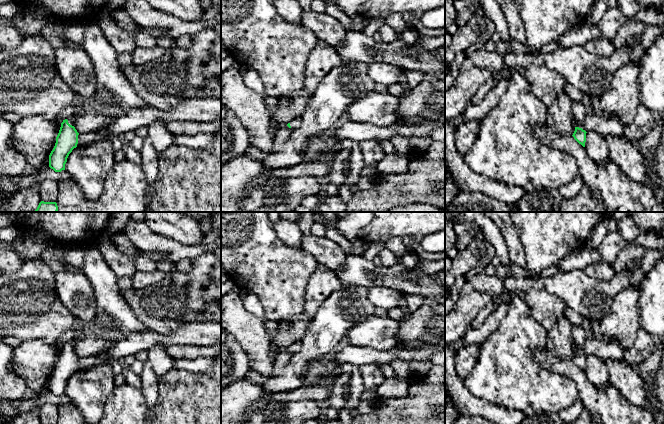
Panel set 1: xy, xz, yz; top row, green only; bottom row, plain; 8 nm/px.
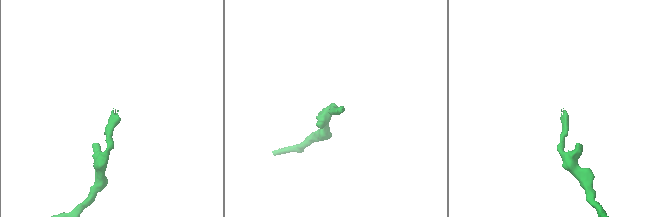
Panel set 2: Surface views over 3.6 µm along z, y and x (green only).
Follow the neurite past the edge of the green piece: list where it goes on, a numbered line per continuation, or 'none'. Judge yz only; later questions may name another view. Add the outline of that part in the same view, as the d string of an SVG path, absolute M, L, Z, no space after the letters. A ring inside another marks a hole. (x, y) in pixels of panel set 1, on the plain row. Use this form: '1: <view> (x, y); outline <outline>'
1: yz (579, 333); outline M572 325L571 333L574 340L574 345L579 352L582 351L582 344L589 335L589 332L584 328L584 326Z

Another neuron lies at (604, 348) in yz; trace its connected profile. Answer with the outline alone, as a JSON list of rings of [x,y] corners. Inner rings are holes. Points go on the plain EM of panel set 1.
[[[594,334],[587,336],[581,348],[581,352],[586,356],[593,355],[602,360],[623,360],[627,350],[617,339],[598,337]]]

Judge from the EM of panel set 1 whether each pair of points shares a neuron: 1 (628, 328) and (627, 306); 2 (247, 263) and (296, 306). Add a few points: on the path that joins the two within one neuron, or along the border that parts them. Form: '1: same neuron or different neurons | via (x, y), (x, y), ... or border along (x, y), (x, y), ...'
1: same neuron | via (627, 323), (627, 311)
2: same neuron | via (259, 269), (284, 294)

